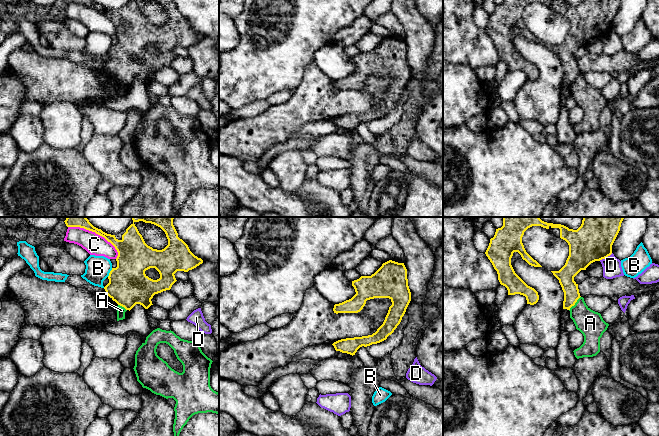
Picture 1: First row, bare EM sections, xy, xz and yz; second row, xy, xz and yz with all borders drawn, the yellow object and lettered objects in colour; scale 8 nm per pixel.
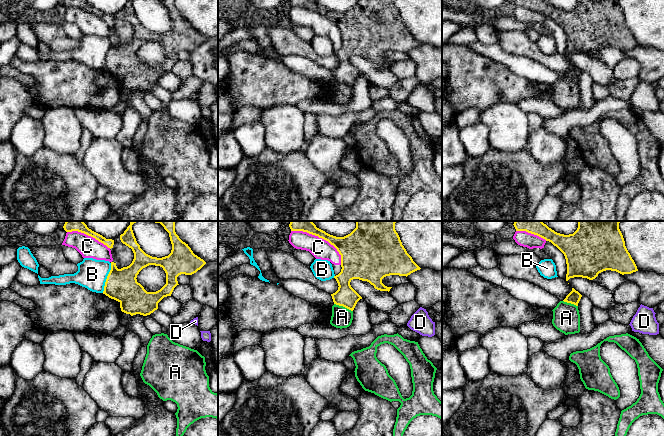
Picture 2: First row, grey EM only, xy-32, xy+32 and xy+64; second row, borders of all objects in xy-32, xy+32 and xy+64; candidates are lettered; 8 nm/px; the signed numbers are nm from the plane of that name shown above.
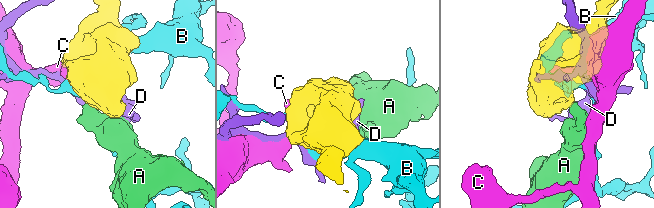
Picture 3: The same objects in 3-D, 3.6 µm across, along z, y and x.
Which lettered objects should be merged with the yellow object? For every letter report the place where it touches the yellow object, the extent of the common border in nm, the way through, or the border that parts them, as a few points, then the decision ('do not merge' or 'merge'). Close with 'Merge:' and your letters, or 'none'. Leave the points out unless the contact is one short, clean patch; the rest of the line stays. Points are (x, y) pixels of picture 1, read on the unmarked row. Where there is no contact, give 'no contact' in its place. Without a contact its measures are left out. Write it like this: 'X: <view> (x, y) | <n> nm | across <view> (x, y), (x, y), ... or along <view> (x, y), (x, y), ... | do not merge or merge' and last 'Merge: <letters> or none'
A: yz (575, 78) | 150 nm | along yz (580, 72), (569, 86) | do not merge
B: xy (110, 48) | 80 nm | do not merge
C: xy (96, 9) | 480 nm | do not merge
D: yz (605, 33) | 130 nm | along yz (612, 29), (599, 36) | do not merge
Merge: none

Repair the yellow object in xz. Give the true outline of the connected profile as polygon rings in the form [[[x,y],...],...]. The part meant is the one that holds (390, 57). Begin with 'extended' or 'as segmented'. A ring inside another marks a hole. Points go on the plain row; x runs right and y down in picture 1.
as segmented; [[[392,36],[383,39],[371,52],[361,52],[352,57],[352,62],[356,70],[349,76],[335,80],[334,89],[358,89],[367,76],[374,74],[389,74],[392,78],[383,100],[375,109],[341,115],[332,120],[336,127],[353,132],[360,123],[380,119],[394,108],[411,77],[411,68],[404,39]]]

